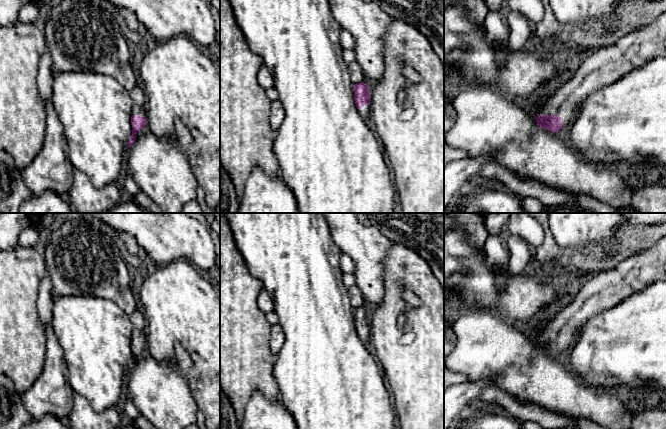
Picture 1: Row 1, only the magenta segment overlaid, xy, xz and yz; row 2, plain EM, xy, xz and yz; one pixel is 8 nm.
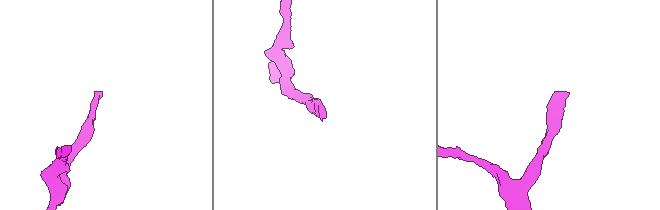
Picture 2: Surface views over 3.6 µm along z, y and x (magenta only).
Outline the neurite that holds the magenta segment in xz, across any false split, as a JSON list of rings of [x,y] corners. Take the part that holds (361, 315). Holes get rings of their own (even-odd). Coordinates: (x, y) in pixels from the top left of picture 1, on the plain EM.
[[[365,306],[353,309],[356,331],[364,342],[370,340],[370,316]]]

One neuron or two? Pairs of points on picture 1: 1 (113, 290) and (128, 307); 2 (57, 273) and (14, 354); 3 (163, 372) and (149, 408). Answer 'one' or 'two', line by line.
1: one
2: two
3: one

